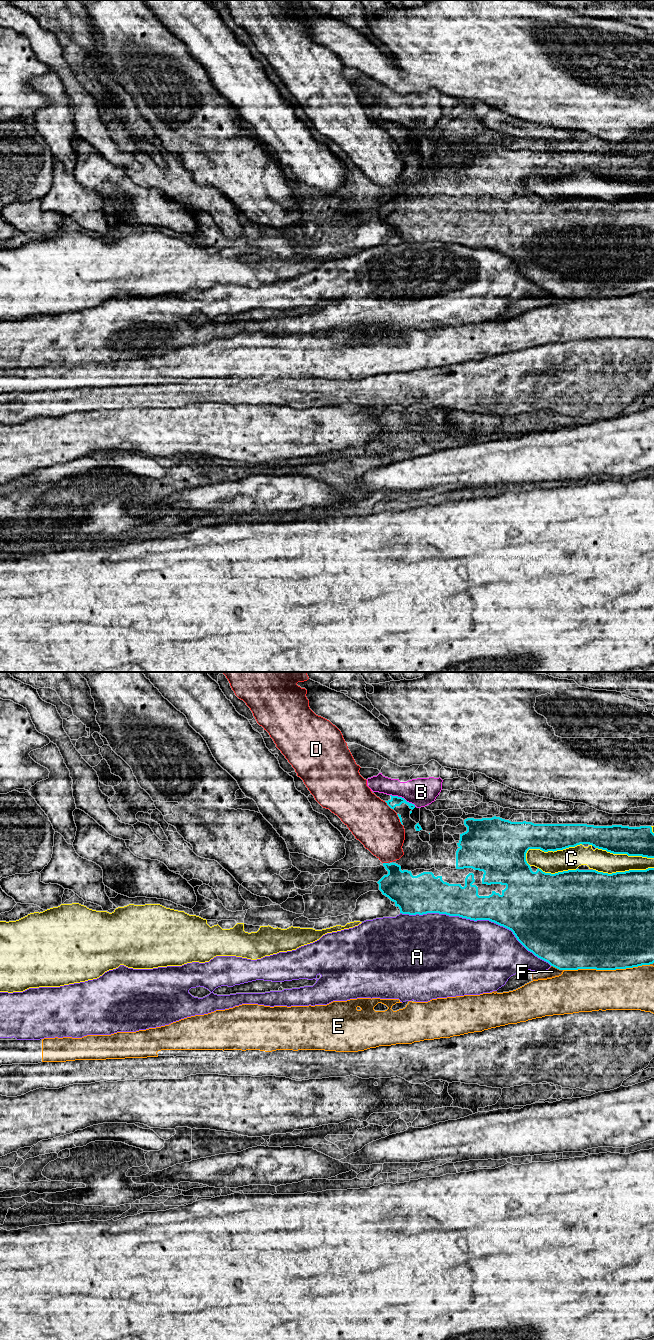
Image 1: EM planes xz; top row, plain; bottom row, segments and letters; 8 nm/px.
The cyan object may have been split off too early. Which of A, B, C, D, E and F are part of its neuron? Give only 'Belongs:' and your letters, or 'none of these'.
Belongs: none of these

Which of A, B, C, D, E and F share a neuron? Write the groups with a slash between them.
A / B / C / D / E / F

